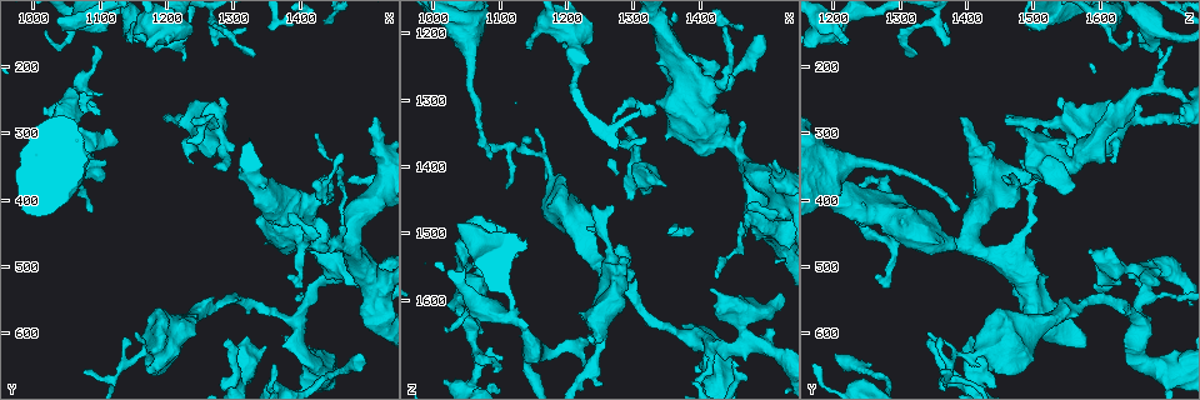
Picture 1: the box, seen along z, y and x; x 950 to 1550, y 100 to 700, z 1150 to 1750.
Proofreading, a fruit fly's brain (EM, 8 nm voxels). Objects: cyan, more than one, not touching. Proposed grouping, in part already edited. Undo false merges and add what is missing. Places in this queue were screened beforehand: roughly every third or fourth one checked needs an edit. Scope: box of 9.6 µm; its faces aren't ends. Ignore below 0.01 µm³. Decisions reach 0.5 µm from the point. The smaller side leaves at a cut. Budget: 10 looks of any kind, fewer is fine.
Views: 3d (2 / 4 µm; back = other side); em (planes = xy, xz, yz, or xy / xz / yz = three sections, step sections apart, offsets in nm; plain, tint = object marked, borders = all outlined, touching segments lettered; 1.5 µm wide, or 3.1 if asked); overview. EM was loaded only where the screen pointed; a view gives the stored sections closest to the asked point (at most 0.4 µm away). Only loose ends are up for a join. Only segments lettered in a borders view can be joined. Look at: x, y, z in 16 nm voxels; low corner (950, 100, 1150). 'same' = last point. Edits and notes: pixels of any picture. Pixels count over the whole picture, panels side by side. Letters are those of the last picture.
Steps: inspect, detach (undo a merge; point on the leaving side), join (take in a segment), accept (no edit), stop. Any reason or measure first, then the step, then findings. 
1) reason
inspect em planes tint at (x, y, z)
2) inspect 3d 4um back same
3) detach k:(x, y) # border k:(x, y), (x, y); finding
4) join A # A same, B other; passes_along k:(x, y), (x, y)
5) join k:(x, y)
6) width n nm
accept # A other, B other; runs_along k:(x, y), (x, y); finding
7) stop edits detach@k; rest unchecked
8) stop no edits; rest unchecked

inspect em planes tint at (1295, 605, 1340)

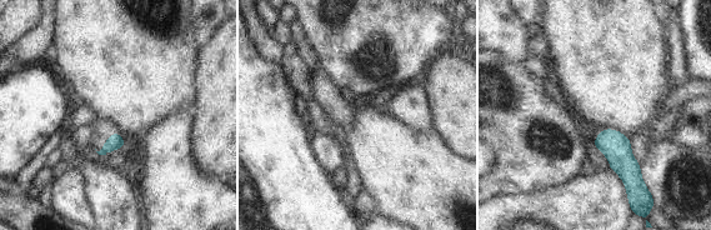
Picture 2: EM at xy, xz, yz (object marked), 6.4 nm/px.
inspect em planes borders same

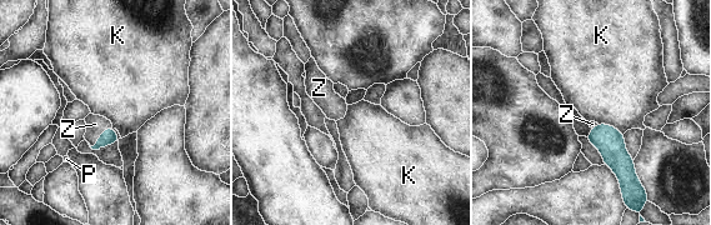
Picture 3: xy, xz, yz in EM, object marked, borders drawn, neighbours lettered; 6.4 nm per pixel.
join 3:(95, 124) # K other, P other, Z same; passes_along 3:(108, 136), (101, 135), (95, 124); it goes on there

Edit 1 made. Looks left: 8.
inspect overview

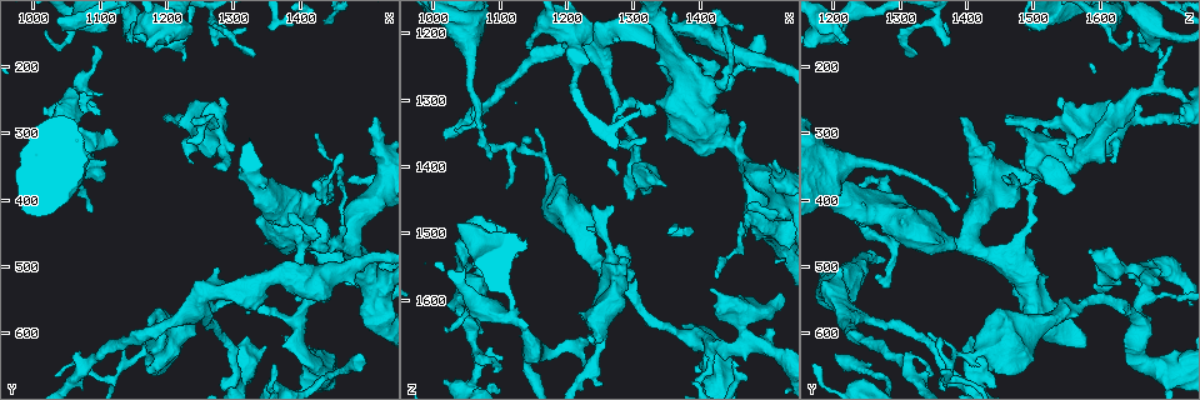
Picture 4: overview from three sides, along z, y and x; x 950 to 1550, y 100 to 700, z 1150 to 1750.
inspect 3d 4um at (1485, 635, 1205)

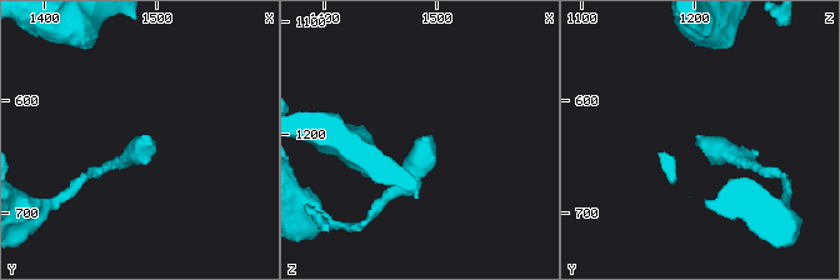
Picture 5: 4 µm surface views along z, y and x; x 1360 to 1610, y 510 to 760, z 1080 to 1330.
inspect em xz step 4 borders at (1488, 632, 1202)

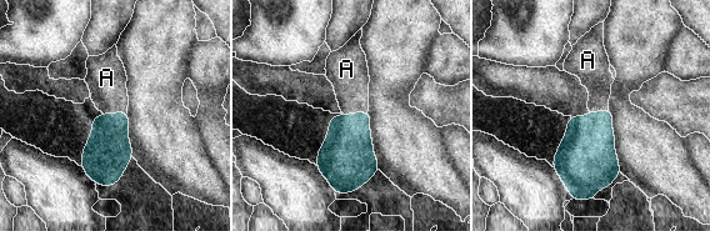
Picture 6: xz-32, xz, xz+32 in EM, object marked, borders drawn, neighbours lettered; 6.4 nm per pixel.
join 6:(106, 78) # A same; passes_along 6:(109, 150), (115, 113), (106, 78); it goes on there

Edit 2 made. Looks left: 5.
inspect overview

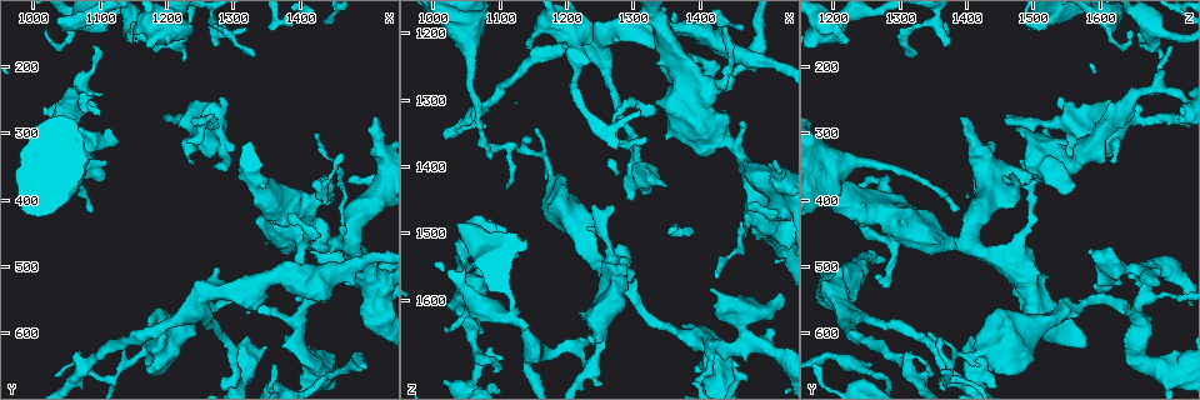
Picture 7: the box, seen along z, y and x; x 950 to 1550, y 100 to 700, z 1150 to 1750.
long arm stops here
inspect 3d 2um at (1420, 300, 1565)

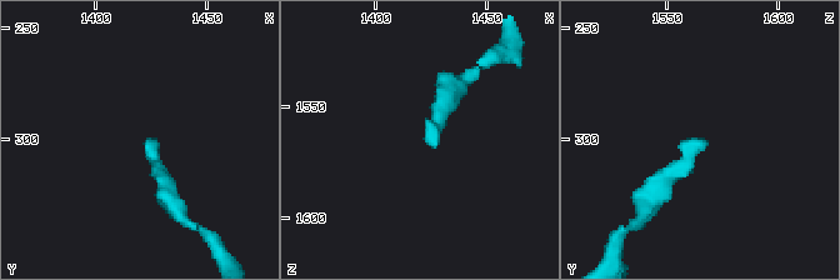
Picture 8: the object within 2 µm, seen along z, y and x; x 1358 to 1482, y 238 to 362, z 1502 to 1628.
inspect em planes borders at (1423, 299, 1565)

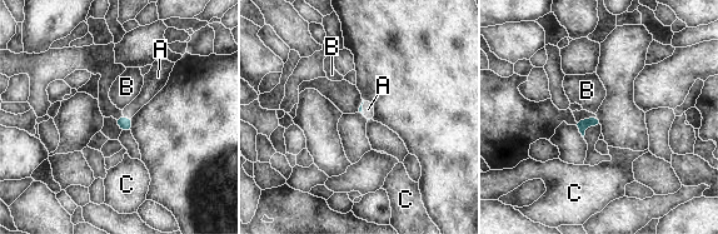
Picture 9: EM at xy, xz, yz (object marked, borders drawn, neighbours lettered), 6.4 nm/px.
join 9:(150, 88) # A same, B other, C other; passes_along 9:(125, 124), (125, 116), (150, 88); the neuron continues

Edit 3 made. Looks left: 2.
stop edits join@3, join@6, join@9; rest unchecked

